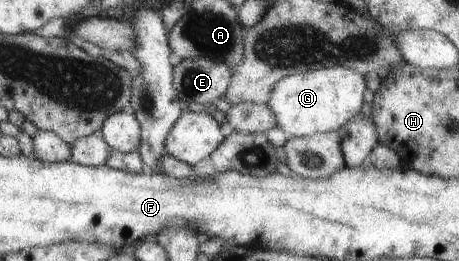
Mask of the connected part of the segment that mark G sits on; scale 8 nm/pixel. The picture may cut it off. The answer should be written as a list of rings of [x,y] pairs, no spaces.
[[[335,65],[329,68],[292,74],[281,79],[272,91],[268,107],[275,113],[277,127],[294,137],[311,136],[317,133],[339,131],[363,107],[367,85],[365,75]]]

